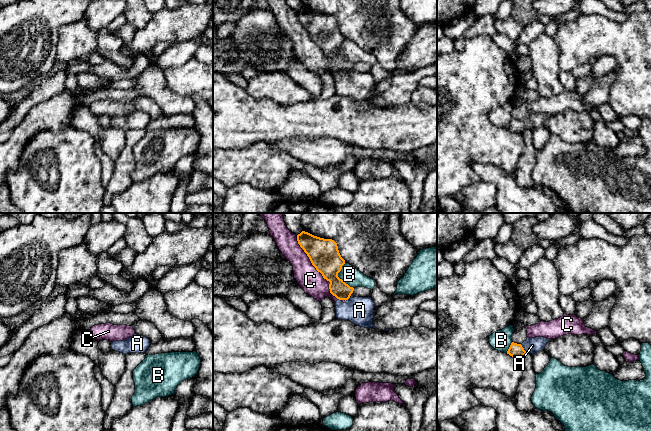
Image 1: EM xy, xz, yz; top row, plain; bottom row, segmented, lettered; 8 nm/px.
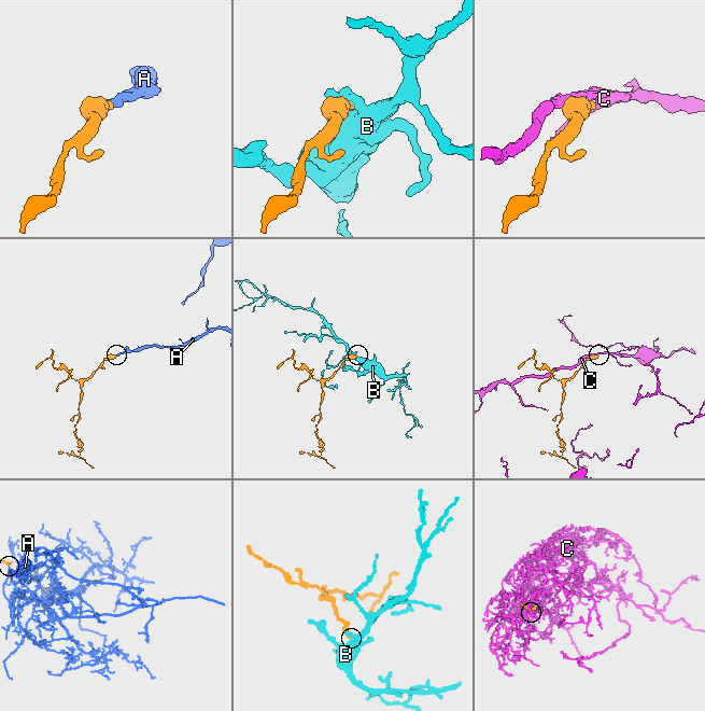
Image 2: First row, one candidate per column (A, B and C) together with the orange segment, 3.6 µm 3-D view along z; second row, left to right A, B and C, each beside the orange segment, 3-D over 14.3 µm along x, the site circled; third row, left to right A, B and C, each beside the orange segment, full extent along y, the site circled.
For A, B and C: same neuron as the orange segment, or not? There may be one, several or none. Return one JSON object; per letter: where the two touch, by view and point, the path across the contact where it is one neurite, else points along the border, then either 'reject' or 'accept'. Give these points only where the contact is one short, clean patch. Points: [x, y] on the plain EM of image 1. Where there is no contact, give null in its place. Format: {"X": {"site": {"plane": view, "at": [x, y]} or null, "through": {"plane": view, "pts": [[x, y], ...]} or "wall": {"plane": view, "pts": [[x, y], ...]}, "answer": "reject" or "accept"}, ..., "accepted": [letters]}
{"A": {"site": {"plane": "yz", "at": [523, 124]}, "through": {"plane": "yz", "pts": [[515, 126], [523, 124], [532, 121]]}, "answer": "accept"}, "B": {"site": {"plane": "xz", "at": [338, 53]}, "wall": {"plane": "xz", "pts": [[344, 38], [338, 52], [353, 64]]}, "answer": "reject"}, "C": {"site": {"plane": "xz", "at": [316, 45]}, "answer": "reject"}, "accepted": ["A"]}

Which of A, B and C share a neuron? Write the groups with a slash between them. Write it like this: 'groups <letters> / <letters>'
groups A / B / C

